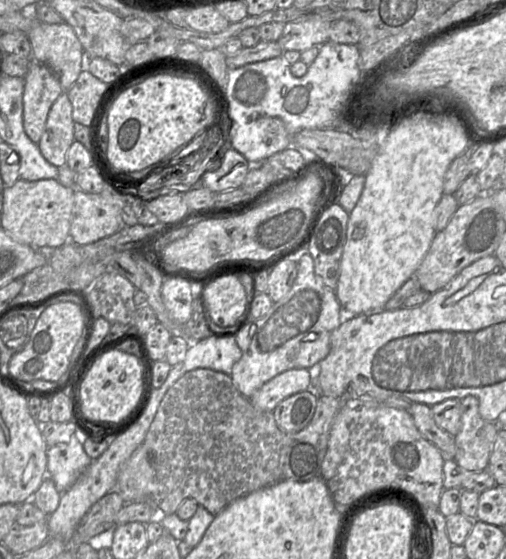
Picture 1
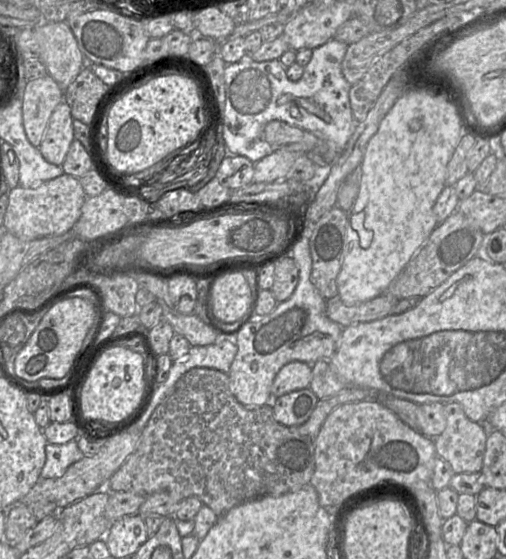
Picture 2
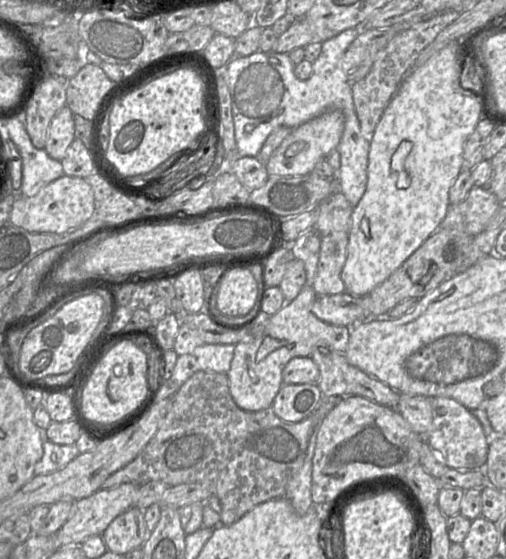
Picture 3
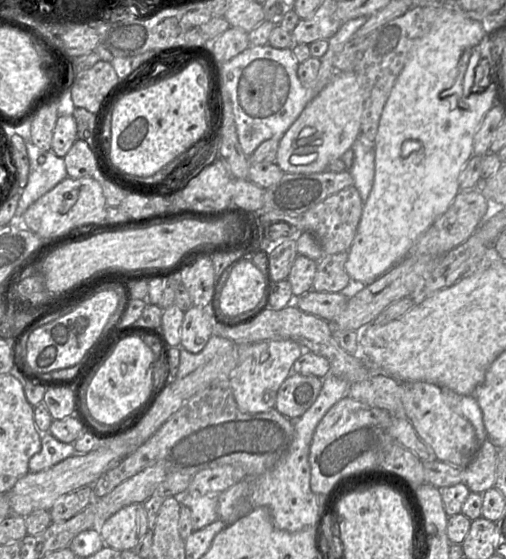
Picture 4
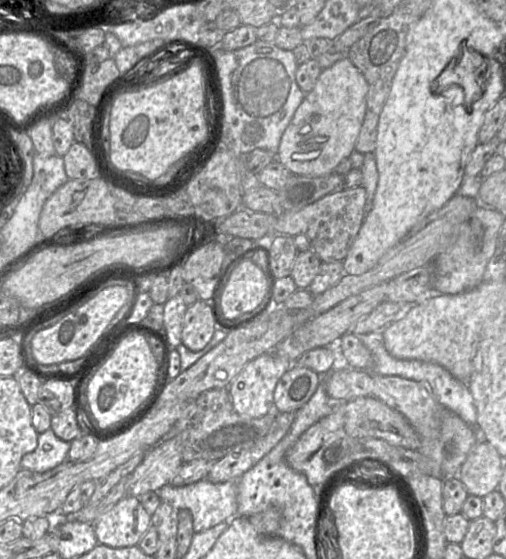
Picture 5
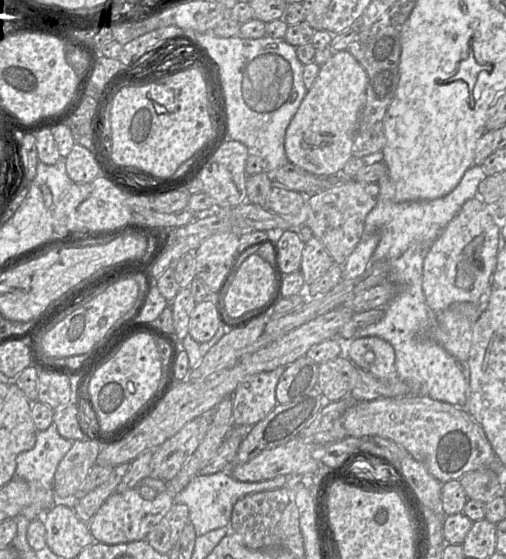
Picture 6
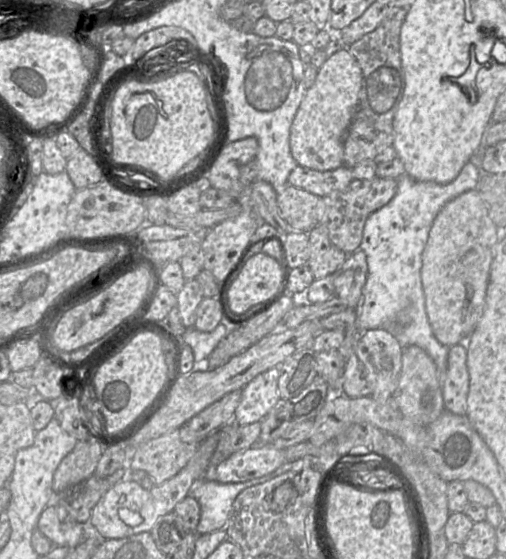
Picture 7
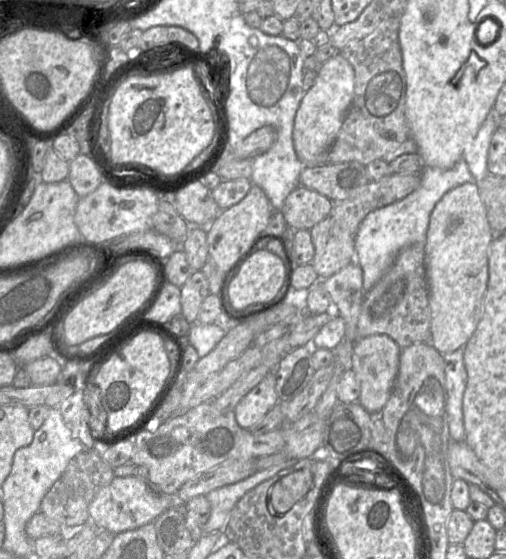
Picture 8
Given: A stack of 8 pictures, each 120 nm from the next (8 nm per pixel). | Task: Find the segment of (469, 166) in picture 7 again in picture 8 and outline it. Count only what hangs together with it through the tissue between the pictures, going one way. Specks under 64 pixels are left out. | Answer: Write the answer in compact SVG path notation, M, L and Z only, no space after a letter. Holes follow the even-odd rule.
M465 159L450 169L425 166L420 172L420 185L405 198L371 211L361 222L355 236L355 261L363 271L363 290L368 292L391 268L398 252L410 245L426 246L430 215L437 202L449 190L473 181Z

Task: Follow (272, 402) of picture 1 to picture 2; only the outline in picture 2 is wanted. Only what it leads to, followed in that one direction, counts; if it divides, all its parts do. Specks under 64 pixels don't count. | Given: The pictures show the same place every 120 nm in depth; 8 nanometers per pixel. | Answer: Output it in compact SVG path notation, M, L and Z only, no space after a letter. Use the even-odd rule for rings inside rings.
M292 361L277 373L271 387L271 401L292 391L309 387L312 366L302 361Z

